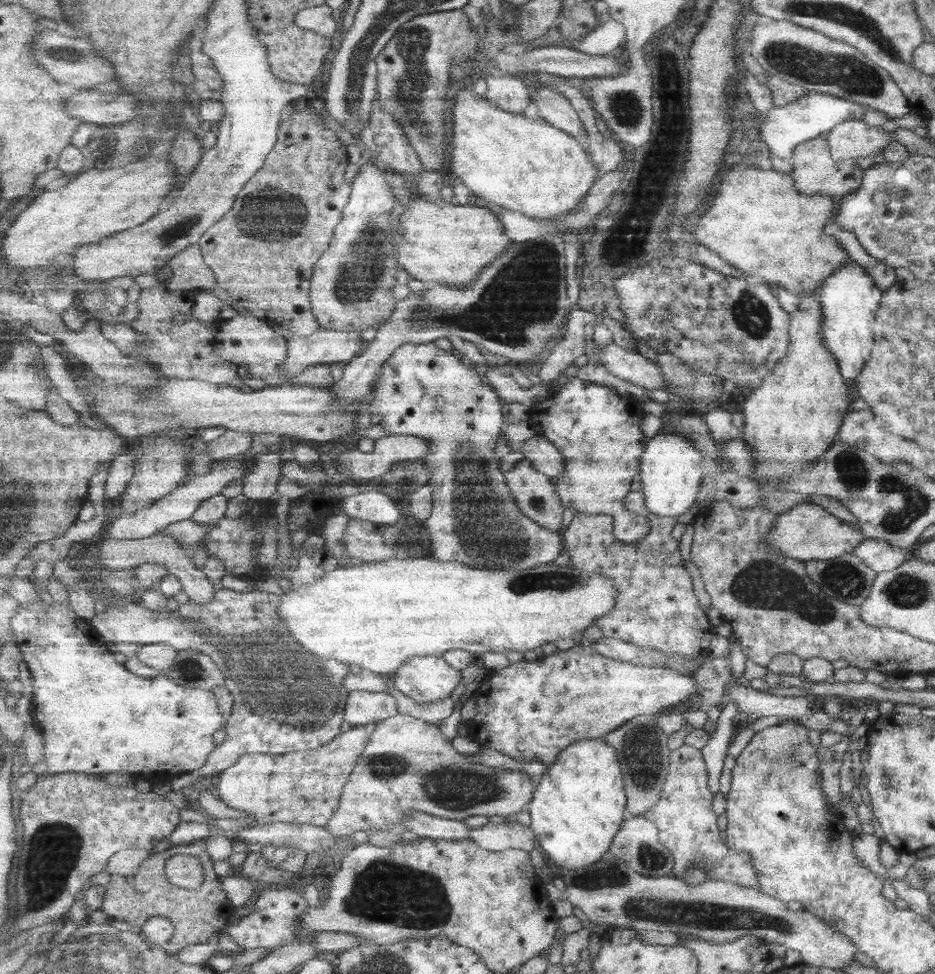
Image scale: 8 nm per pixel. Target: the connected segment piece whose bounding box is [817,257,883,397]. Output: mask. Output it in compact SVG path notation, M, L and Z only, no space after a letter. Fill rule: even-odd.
M850 257L844 267L834 271L832 276L826 278L817 289L817 301L821 304L823 314L821 332L824 347L837 360L840 374L850 388L851 397L856 396L854 380L860 376L860 370L872 352L875 340L873 328L876 321L875 314L882 300L882 295L883 292L876 287L876 283L866 269L859 266Z

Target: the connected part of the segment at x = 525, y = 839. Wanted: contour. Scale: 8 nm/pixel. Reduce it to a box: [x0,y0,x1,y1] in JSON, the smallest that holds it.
[470,821,537,852]

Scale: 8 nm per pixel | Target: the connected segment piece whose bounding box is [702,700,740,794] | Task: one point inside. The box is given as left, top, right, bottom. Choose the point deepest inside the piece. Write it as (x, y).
(714, 753)

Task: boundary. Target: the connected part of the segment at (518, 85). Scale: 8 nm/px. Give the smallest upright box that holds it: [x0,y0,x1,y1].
[486,74,532,114]

